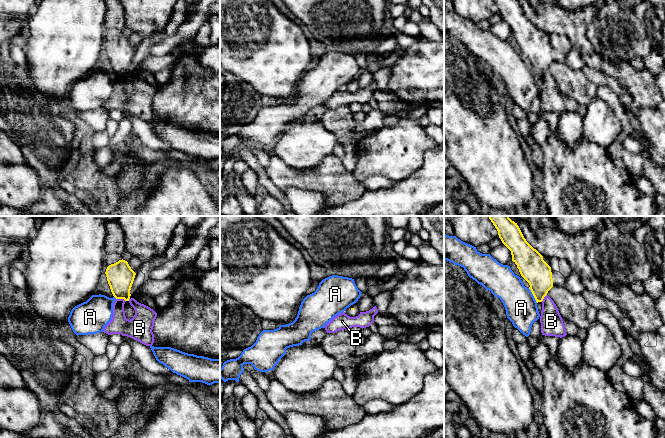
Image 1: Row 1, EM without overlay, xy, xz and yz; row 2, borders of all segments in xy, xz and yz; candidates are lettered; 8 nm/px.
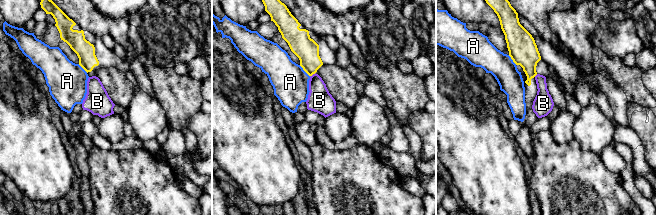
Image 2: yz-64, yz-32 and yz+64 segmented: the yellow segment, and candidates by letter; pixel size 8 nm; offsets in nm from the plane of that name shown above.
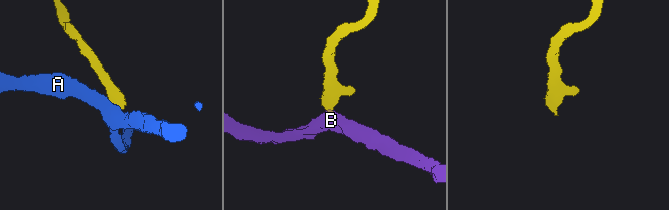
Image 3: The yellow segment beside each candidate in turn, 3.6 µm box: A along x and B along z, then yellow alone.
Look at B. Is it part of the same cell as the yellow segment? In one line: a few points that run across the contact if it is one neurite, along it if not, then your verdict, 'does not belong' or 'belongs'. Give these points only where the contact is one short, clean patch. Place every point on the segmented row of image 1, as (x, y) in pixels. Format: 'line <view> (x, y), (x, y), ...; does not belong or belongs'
line xy (116, 298), (122, 298), (125, 301); does not belong

